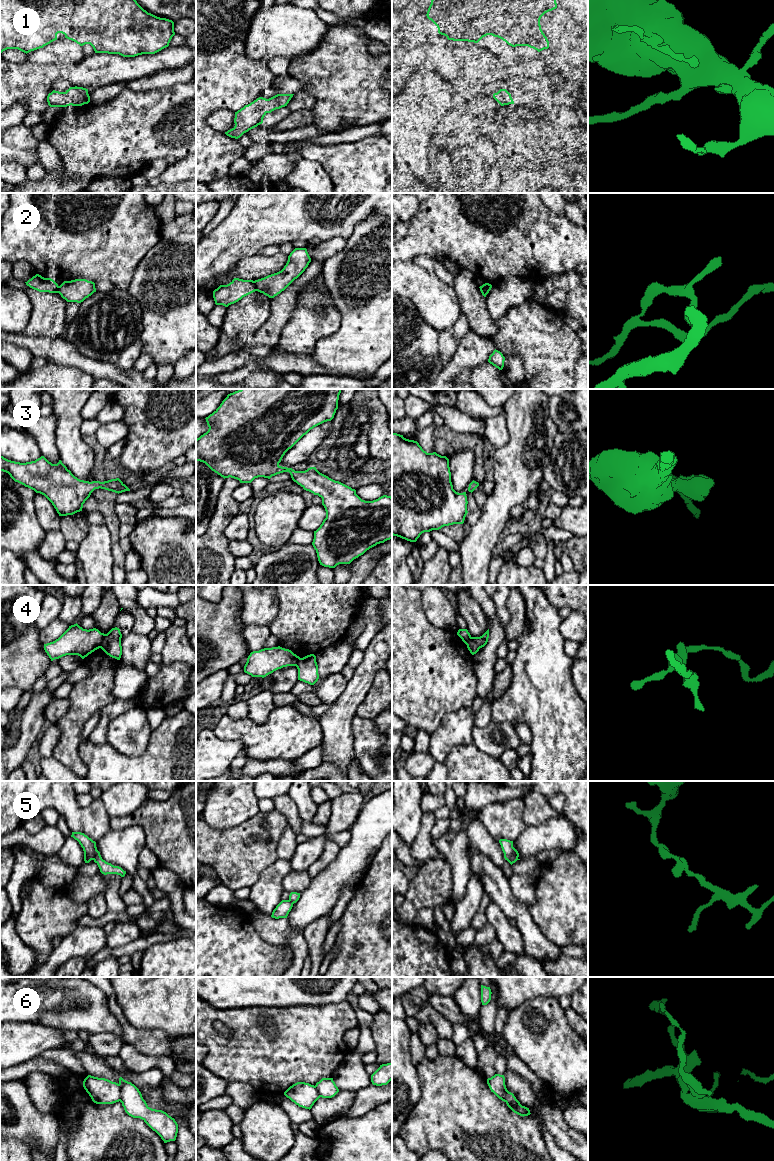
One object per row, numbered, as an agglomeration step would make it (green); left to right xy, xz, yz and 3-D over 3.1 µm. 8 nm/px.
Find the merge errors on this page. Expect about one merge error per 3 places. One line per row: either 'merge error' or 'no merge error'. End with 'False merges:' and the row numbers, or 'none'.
1: no merge error
2: merge error
3: no merge error
4: merge error
5: merge error
6: no merge error
False merges: 2, 4, 5

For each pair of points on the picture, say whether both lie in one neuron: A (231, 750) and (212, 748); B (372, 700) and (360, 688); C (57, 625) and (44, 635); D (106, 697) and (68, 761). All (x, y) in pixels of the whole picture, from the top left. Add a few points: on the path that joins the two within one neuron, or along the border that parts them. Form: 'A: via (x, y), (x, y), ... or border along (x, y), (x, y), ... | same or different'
A: via (226, 750), (217, 750) | same
B: border along (377, 673), (355, 715) | different
C: via (54, 628), (47, 635) | same
D: via (88, 707), (70, 725), (70, 740), (68, 743) | same

